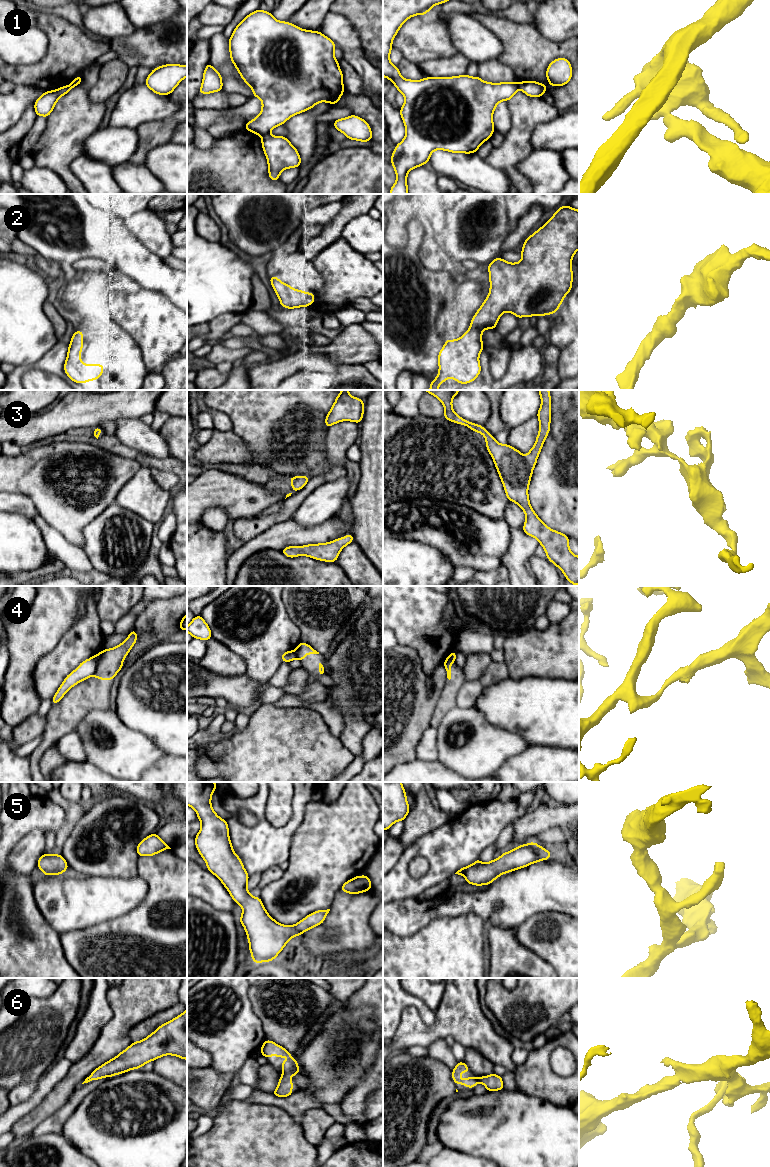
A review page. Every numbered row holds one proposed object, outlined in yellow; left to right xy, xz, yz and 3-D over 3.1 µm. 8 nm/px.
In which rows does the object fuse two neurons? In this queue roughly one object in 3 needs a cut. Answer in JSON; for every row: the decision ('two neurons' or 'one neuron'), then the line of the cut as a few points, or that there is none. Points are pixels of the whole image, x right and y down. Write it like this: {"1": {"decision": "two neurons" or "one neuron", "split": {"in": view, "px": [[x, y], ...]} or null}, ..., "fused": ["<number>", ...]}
{"1": {"decision": "two neurons", "split": {"in": "xz", "px": [[268, 133], [262, 136]]}}, "2": {"decision": "one neuron", "split": null}, "3": {"decision": "one neuron", "split": null}, "4": {"decision": "two neurons", "split": {"in": "xy", "px": [[101, 653], [95, 669]]}}, "5": {"decision": "one neuron", "split": null}, "6": {"decision": "one neuron", "split": null}, "fused": ["1", "4"]}

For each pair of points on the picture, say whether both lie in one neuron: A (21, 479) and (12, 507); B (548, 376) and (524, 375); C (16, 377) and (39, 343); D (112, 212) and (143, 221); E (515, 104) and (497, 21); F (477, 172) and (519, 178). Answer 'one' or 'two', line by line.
A: two
B: two
C: two
D: two
E: two
F: two

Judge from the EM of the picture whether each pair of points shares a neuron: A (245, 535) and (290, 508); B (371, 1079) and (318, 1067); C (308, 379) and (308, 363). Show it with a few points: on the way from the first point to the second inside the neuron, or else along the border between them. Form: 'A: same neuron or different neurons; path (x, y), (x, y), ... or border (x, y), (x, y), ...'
A: same neuron; path (256, 529), (261, 524), (279, 517)
B: different neurons; border (372, 1064), (362, 1079), (346, 1093)
C: different neurons; border (311, 370), (299, 370), (286, 378)

